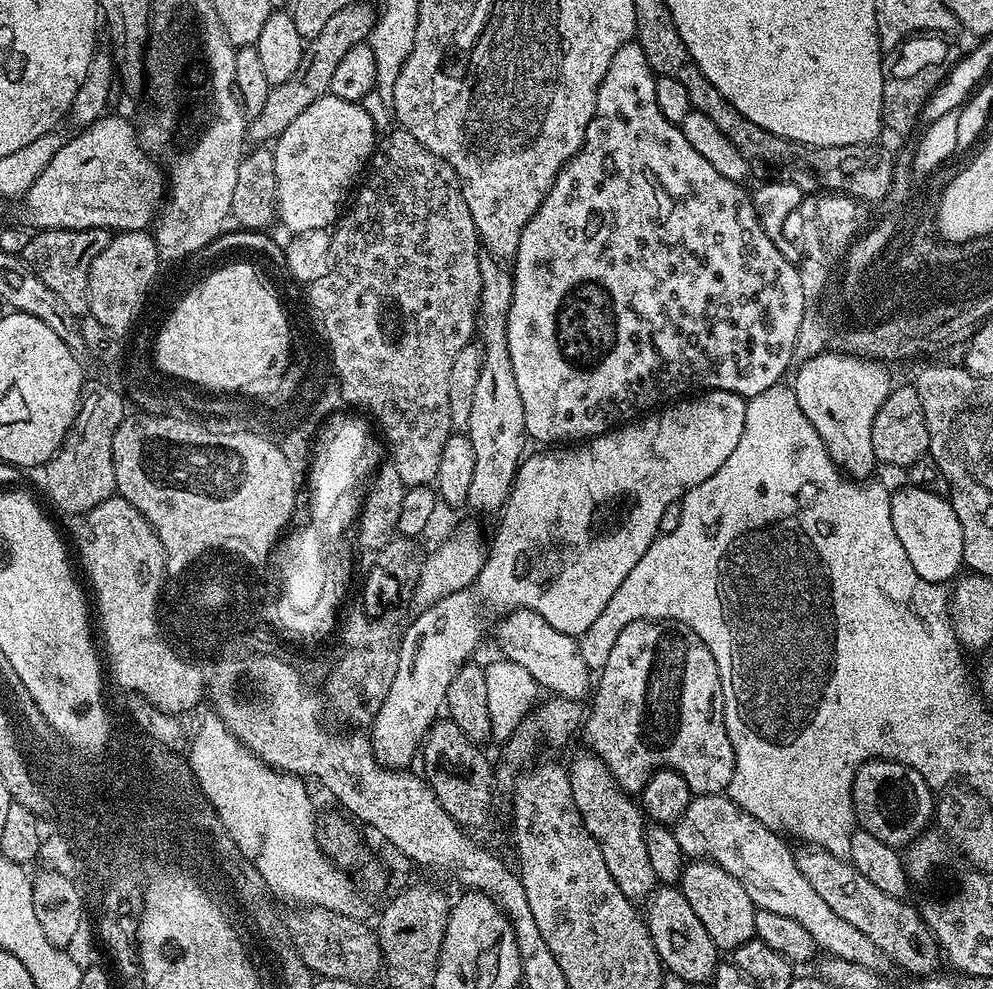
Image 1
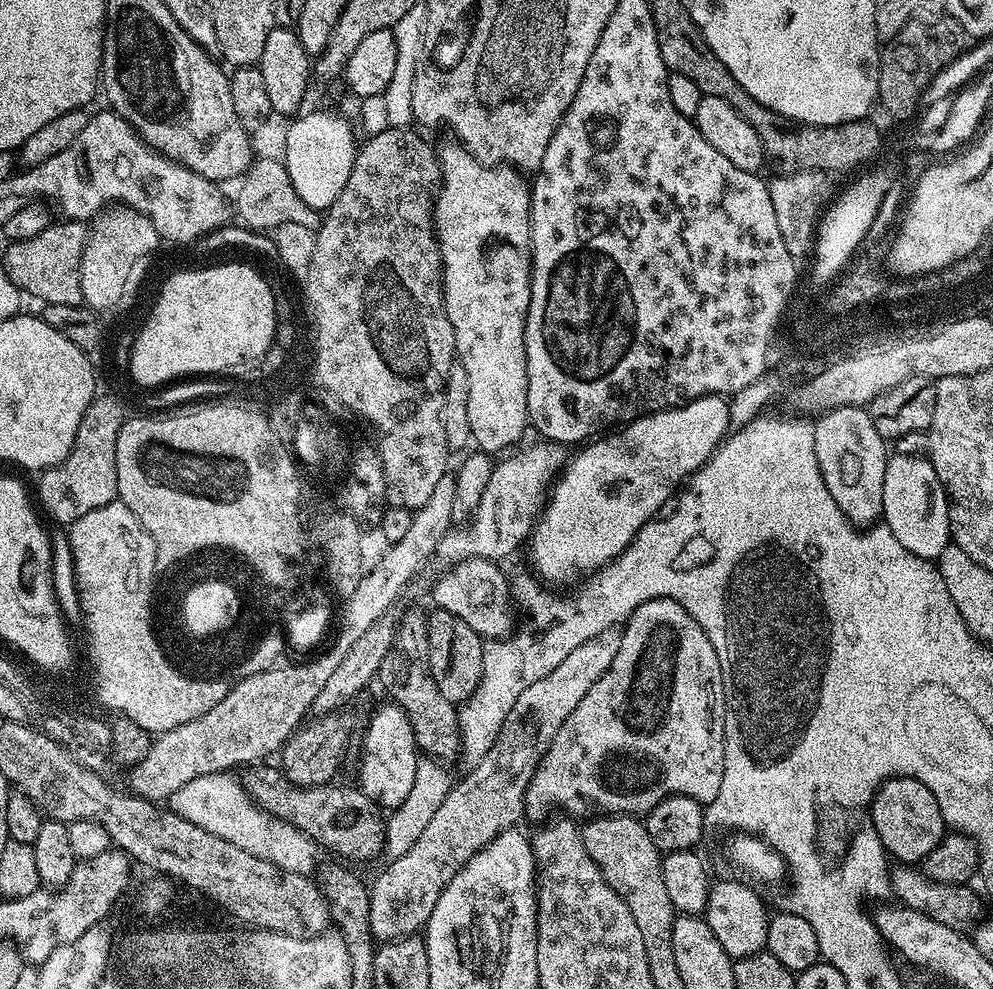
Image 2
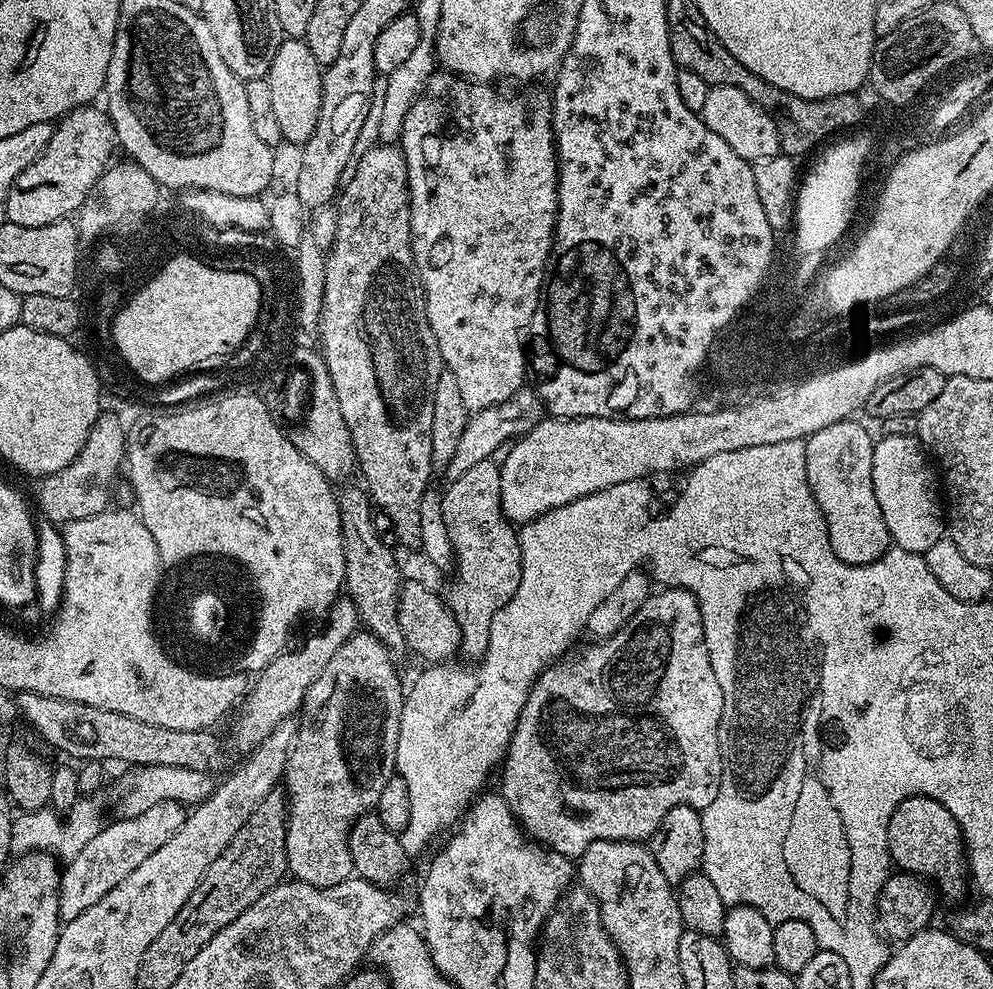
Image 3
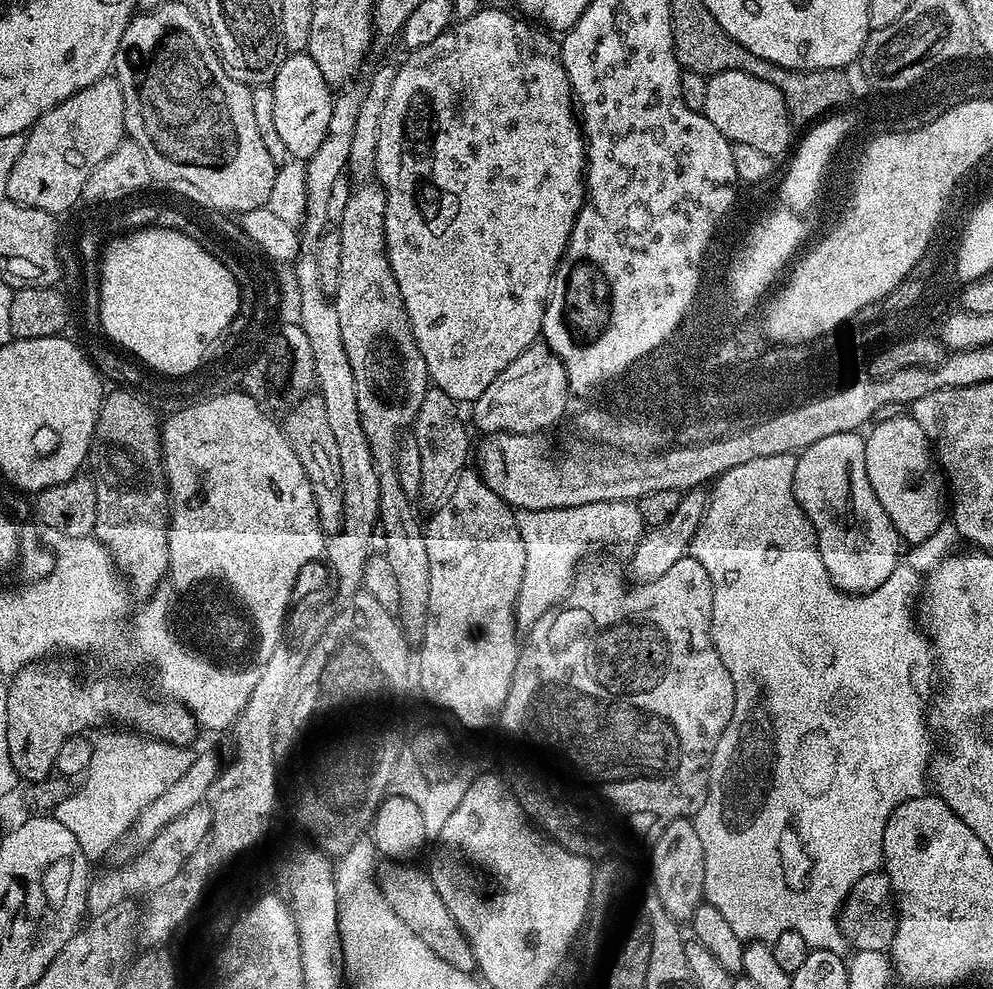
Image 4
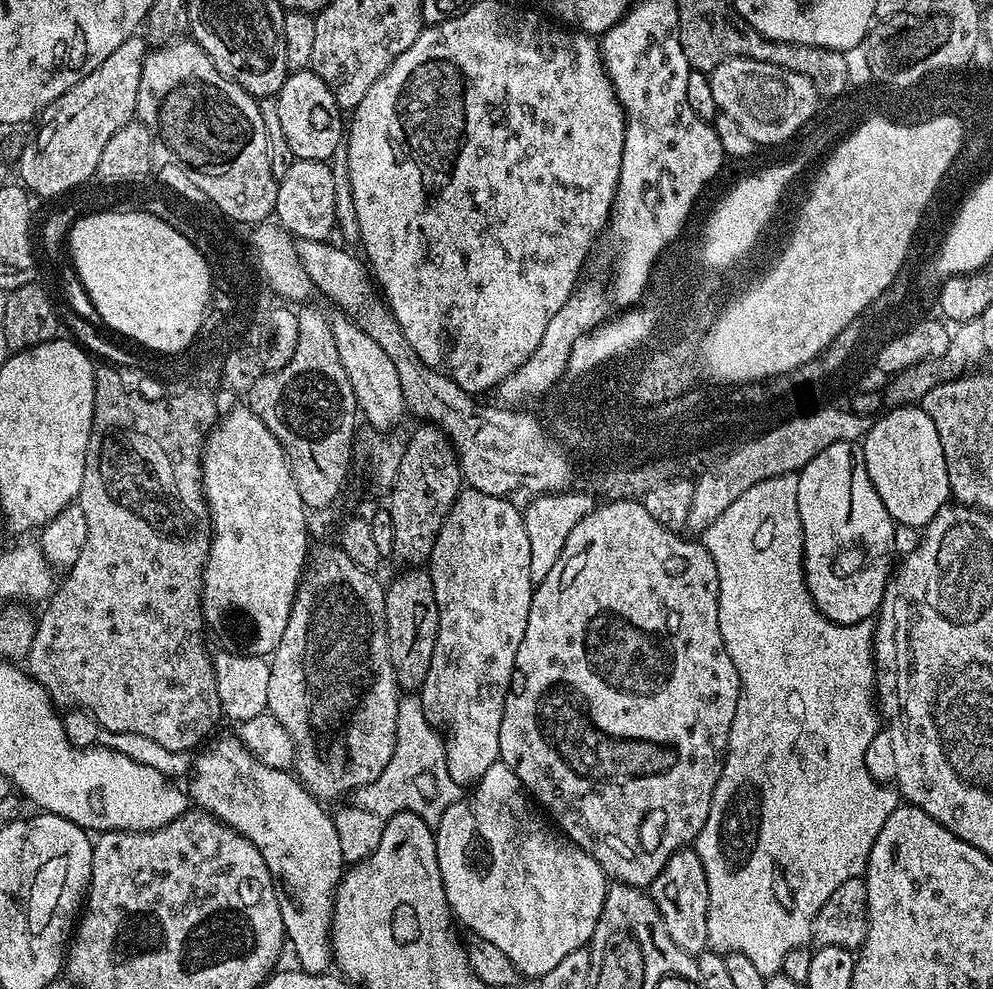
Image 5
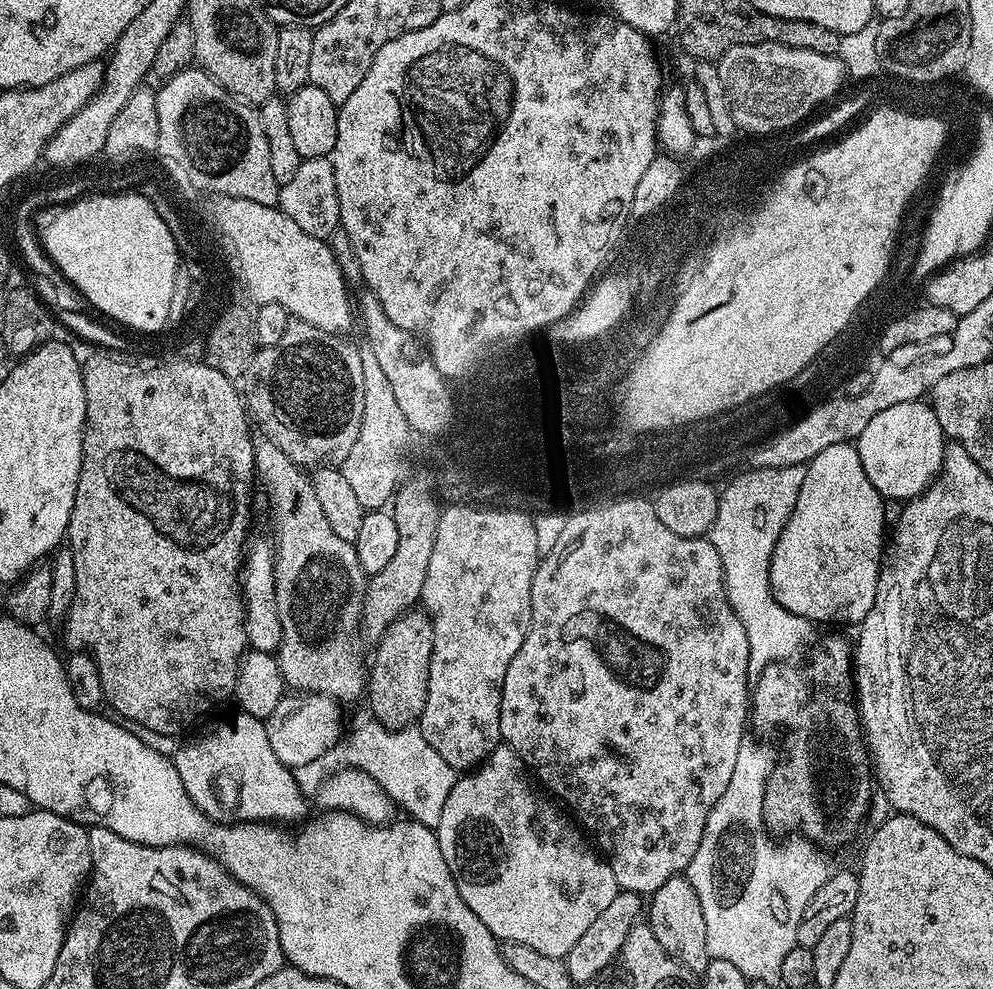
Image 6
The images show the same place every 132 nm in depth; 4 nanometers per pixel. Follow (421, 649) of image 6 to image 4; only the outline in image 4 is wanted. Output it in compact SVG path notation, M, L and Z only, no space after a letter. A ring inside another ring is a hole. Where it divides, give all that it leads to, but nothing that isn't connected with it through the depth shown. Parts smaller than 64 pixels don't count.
M360 182L355 187L340 212L342 270L338 270L334 303L338 326L342 326L342 346L346 348L350 370L354 372L362 430L366 430L378 476L378 526L384 531L382 554L390 562L390 570L398 574L400 627L405 633L420 634L428 617L430 558L426 555L425 525L416 517L413 501L402 490L402 482L398 482L396 451L402 430L416 420L418 406L422 406L430 381L426 358L422 358L422 350L418 350L398 282L390 270L384 233L386 194L376 182Z

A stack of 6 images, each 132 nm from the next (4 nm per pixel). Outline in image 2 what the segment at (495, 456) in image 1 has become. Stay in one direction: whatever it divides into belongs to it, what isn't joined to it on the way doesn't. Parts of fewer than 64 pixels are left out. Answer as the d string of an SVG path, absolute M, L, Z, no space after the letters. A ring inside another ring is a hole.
M451 143L438 148L441 177L432 209L436 241L440 243L444 305L446 318L454 326L455 359L466 370L466 379L470 381L466 418L470 418L472 440L479 451L497 454L519 445L524 427L527 429L530 424L524 345L532 285L530 184L515 167L489 166L459 143Z

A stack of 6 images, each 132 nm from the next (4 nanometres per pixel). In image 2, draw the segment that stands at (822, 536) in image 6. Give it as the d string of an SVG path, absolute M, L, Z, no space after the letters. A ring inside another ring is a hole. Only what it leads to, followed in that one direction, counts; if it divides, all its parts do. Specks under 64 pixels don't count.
M863 407L829 408L812 424L814 430L814 454L818 458L818 470L830 498L838 502L838 510L846 514L851 524L871 526L884 515L882 510L882 482L886 478L886 466L890 455L889 445L874 430L871 415Z

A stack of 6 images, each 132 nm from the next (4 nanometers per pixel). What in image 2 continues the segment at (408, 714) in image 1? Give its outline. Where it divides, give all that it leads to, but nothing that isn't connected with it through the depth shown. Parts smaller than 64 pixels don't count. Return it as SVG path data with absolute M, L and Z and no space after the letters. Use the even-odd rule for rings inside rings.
M723 395L703 396L679 404L676 408L663 408L661 412L650 412L636 420L629 420L619 430L585 443L577 451L581 452L567 461L556 478L550 490L550 499L526 541L526 549L536 566L535 573L543 579L570 582L577 574L591 574L611 564L626 546L630 546L638 530L656 517L658 506L666 498L677 495L688 477L716 453L729 432L728 400ZM385 702L368 720L368 729L364 732L364 758L362 776L358 781L361 792L379 804L381 809L391 810L406 802L410 790L414 787L414 774L418 770L418 755L414 730L399 705Z

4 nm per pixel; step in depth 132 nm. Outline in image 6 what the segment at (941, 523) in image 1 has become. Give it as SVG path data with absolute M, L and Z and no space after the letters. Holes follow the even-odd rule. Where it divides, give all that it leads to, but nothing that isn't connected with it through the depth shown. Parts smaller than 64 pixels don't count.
M924 400L898 402L898 406L889 406L887 410L882 410L866 425L866 430L862 430L862 434L854 443L858 458L862 458L862 470L866 470L866 478L874 482L874 486L885 498L907 502L921 496L931 486L940 472L940 467L944 465L946 437L942 426L938 426L938 418L931 403Z

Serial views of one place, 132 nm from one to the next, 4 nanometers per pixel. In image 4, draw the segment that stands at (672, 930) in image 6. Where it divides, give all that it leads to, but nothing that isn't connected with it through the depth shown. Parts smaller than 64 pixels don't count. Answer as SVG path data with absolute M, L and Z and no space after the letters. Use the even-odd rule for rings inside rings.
M691 819L675 820L662 830L656 843L651 845L652 880L651 887L656 889L658 898L666 914L677 922L691 921L700 904L705 903L704 883L706 882L706 858L702 854L702 842L698 830Z

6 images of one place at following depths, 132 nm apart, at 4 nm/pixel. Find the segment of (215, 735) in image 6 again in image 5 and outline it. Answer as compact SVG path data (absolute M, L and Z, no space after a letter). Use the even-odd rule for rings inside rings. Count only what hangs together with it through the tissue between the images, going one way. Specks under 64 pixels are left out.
M239 739L215 740L199 753L201 756L197 760L195 757L191 761L191 799L197 809L211 812L223 824L230 825L235 832L245 836L255 846L258 854L262 854L262 862L266 862L280 894L284 935L290 945L290 952L292 948L297 962L300 963L297 965L305 972L327 973L333 963L332 901L336 899L336 887L340 885L340 877L346 871L335 819L324 809L327 807L321 801L304 789L291 771L266 766L258 758L251 756Z

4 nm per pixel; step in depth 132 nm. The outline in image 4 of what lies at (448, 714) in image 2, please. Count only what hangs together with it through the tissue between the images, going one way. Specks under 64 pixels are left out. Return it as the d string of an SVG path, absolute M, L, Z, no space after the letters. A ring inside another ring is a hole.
M308 394L303 399L295 401L288 412L288 417L282 420L284 436L288 440L293 454L302 462L302 470L306 470L306 478L312 487L314 502L318 506L318 522L325 537L330 537L340 531L342 526L342 490L340 489L340 467L338 466L338 442L334 442L334 434L330 430L330 422L326 418L326 406L318 394Z

